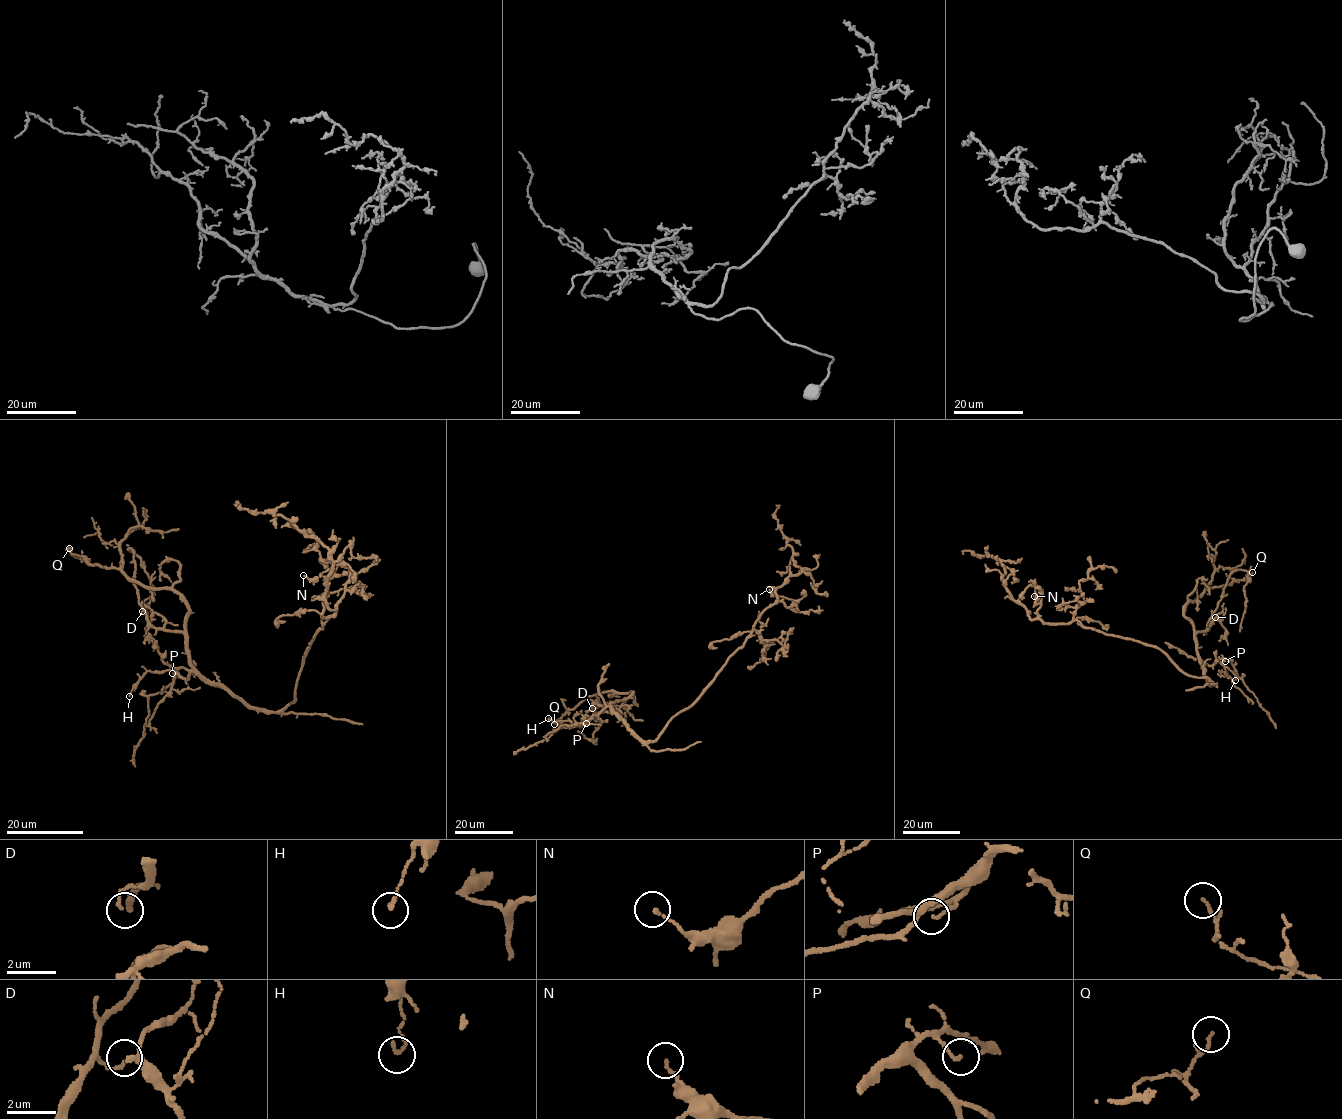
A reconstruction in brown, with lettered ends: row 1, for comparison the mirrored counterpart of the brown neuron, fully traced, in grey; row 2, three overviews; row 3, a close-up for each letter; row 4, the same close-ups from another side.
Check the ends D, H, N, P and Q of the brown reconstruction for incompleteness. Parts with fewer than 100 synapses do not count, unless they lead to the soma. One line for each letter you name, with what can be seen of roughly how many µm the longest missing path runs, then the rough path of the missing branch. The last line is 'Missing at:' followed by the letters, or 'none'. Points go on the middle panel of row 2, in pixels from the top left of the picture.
Missing at: none

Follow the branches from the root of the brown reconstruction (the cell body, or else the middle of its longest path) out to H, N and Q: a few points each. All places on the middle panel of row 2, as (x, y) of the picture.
H: (673, 717), (656, 739), (647, 741), (631, 733), (607, 706), (589, 721), (576, 724), (548, 718)
N: (673, 717), (697, 699), (743, 645), (764, 610), (779, 601), (796, 610), (792, 600), (774, 595), (769, 589)
Q: (673, 717), (654, 740), (640, 740), (628, 730), (611, 704), (633, 693), (608, 691), (585, 696), (554, 724)

